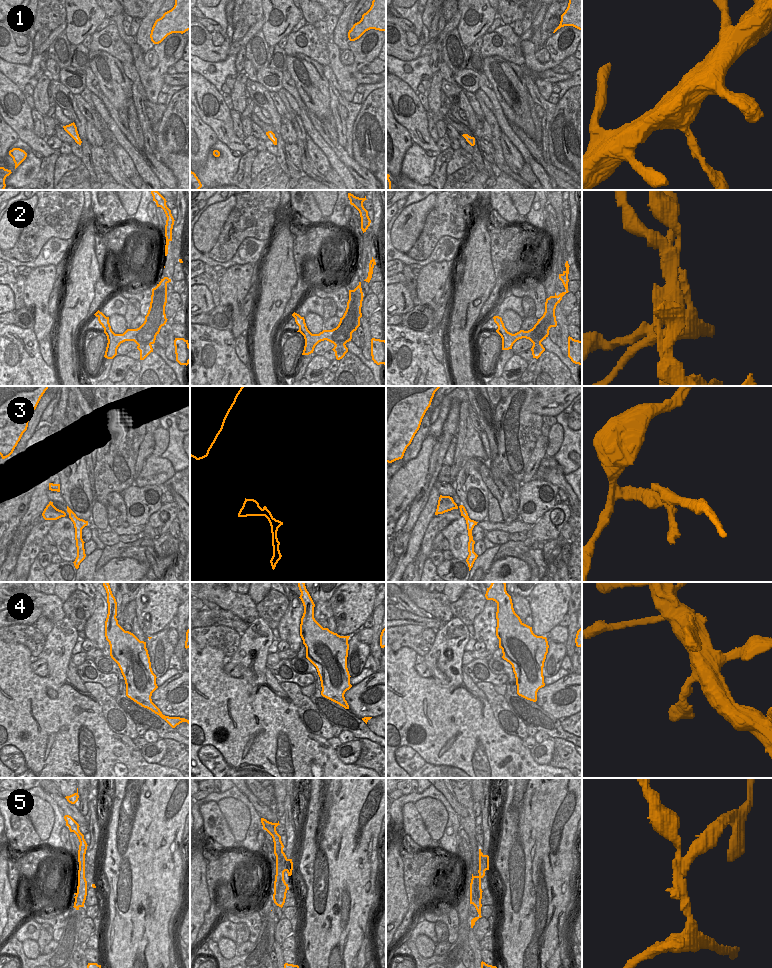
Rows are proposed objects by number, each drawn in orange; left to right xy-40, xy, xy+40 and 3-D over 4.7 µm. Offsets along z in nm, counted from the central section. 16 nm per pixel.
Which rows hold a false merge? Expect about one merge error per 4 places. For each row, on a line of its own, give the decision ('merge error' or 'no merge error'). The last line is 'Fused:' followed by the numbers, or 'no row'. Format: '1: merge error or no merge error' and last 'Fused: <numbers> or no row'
1: no merge error
2: merge error
3: no merge error
4: no merge error
5: merge error
Fused: 2, 5

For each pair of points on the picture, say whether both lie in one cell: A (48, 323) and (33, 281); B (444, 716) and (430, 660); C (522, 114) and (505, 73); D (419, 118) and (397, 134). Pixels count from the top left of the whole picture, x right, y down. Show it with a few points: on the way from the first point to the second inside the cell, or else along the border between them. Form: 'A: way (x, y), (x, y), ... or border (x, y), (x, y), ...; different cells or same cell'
A: way (41, 313), (37, 291); same cell
B: border (430, 677), (433, 677), (444, 686), (457, 686); different cells
C: way (521, 104), (520, 95), (512, 83); same cell
D: border (396, 120), (407, 130), (413, 142); different cells

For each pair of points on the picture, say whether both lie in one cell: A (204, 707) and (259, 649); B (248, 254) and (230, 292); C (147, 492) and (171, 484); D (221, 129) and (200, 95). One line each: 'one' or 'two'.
A: two
B: two
C: two
D: one

